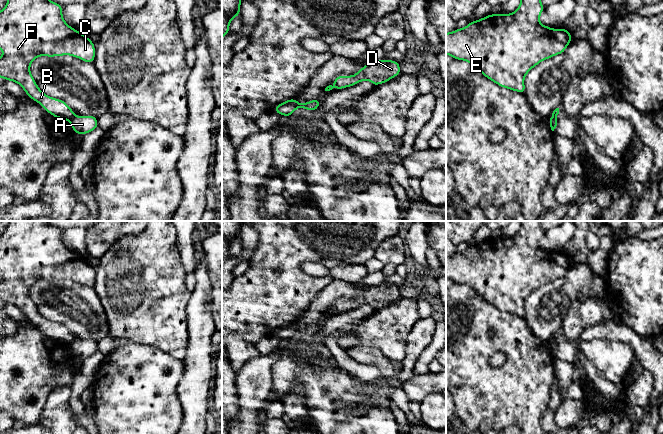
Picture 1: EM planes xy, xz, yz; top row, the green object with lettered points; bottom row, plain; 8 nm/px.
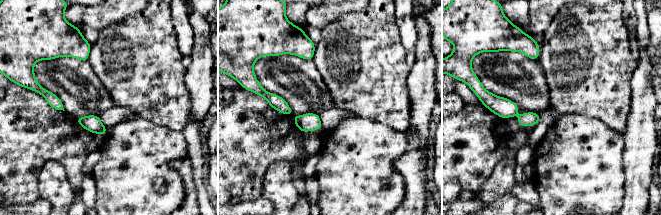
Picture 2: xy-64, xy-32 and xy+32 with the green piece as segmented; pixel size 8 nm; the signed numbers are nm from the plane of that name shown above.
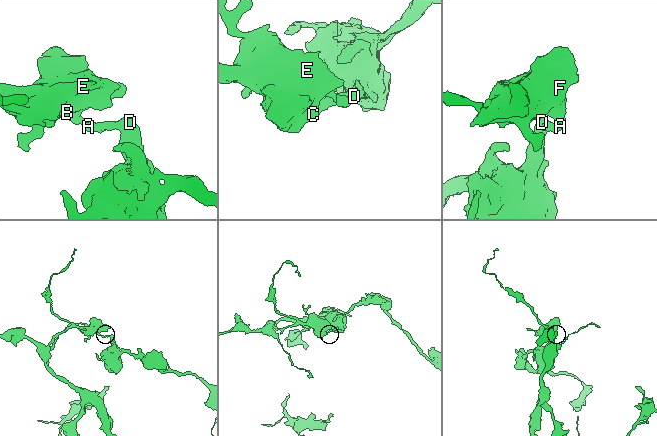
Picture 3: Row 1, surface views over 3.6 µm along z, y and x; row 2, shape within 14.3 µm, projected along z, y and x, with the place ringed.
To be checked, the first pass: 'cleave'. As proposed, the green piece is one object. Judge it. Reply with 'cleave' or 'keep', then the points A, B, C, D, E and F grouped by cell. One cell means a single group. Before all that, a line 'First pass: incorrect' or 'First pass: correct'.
First pass: correct
cleave; A D / B C E F

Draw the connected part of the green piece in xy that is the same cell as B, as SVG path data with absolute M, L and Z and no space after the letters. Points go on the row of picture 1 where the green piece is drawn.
M7 0L6 6L0 11L0 49L3 51L3 55L0 57L0 78L3 78L8 81L13 81L19 84L23 88L27 96L32 100L36 101L37 103L39 103L50 115L54 116L57 119L71 121L71 119L75 116L75 114L74 111L70 108L70 106L63 100L50 97L45 93L43 93L38 87L37 83L35 82L30 72L31 63L39 56L56 57L56 56L70 55L79 58L87 63L93 63L95 61L95 44L82 32L75 30L65 22L62 15L62 8L63 5L57 4L51 0Z

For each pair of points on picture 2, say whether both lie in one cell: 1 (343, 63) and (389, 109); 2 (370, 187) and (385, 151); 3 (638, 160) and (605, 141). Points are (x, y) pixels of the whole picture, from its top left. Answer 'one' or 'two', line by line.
1: one
2: one
3: two

